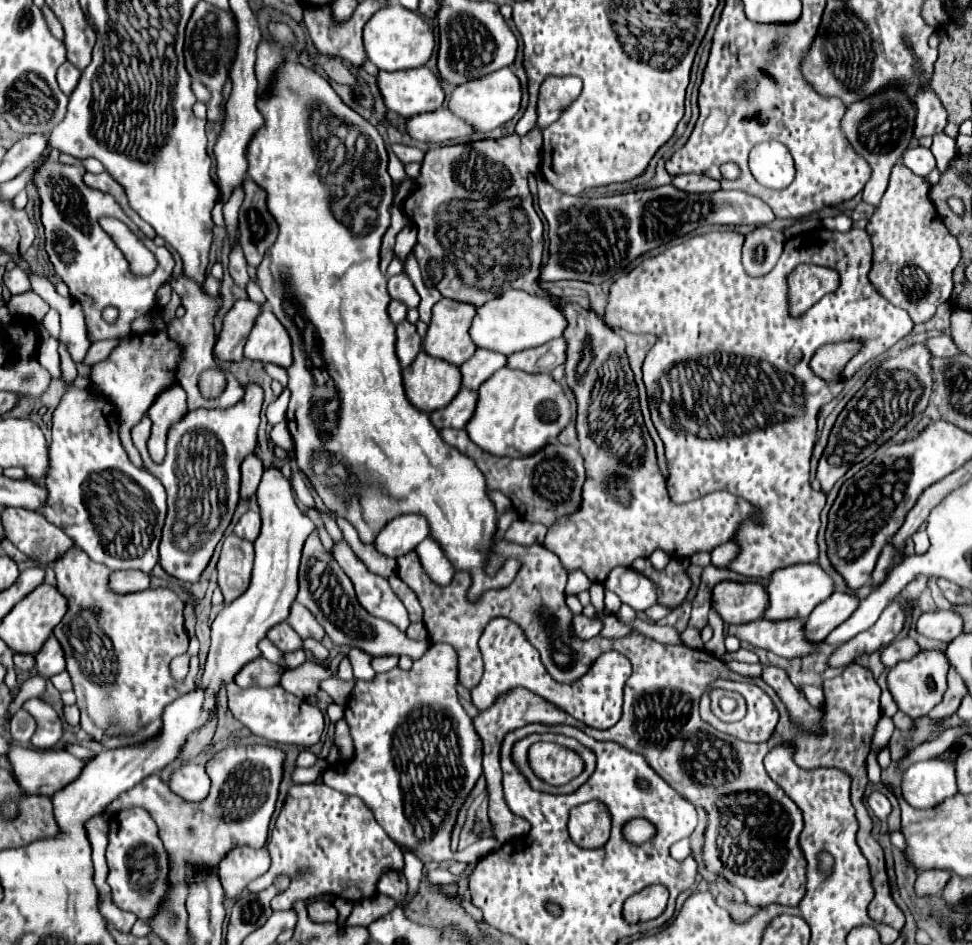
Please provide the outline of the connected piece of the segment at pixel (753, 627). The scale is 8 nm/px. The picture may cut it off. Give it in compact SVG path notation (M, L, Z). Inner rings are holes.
M759 619L745 625L729 625L729 635L735 635L739 641L745 641L753 647L763 647L787 659L803 657L815 647L805 641L803 621L799 619L785 619L777 623Z

